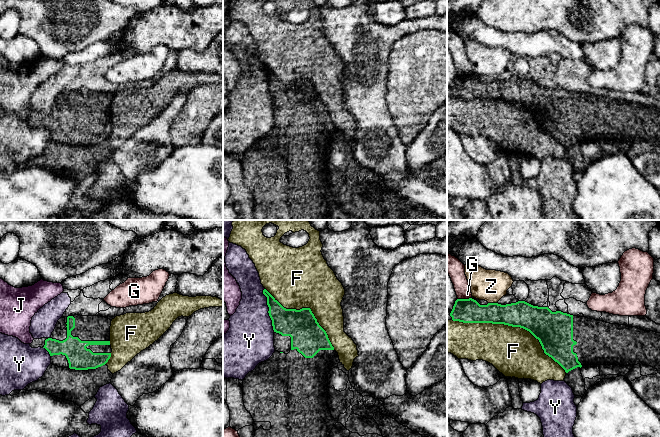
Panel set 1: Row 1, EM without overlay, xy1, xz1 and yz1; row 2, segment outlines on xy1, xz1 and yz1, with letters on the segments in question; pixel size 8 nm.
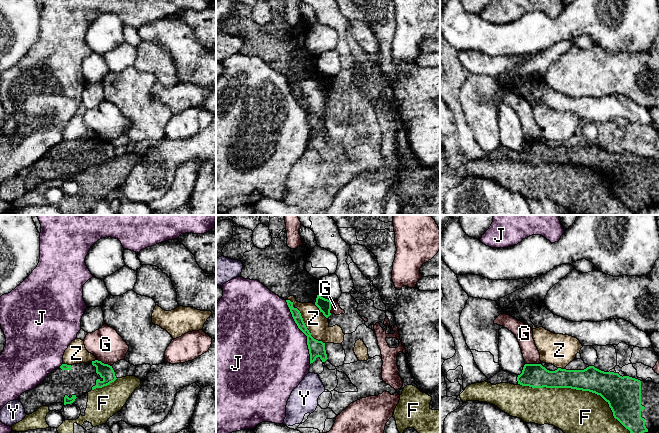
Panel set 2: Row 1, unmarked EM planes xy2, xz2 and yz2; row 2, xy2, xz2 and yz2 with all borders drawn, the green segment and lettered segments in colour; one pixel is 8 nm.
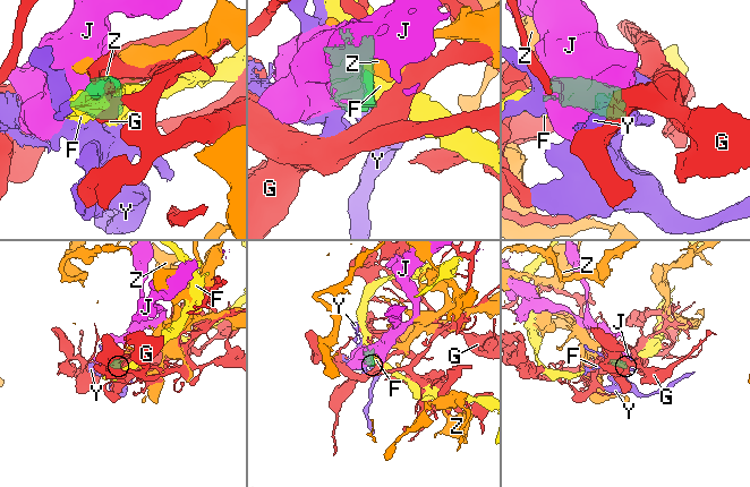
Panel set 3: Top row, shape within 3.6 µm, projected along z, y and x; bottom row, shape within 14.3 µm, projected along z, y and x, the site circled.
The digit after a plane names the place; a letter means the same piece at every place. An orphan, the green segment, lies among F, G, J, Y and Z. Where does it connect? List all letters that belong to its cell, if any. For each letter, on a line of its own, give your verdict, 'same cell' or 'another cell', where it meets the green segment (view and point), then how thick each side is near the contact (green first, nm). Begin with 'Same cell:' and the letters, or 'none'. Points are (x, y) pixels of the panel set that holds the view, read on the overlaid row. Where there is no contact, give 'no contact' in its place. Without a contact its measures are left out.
Same cell: none
F: another cell | yz1 (512, 326) | 240/400 nm
G: another cell | yz2 (532, 364) | 190/140 nm
J: another cell | xz2 (302, 331) | 130/480 nm
Y: another cell | xz1 (269, 310) | 220/360 nm
Z: another cell | xz2 (306, 328) | 130/170 nm

